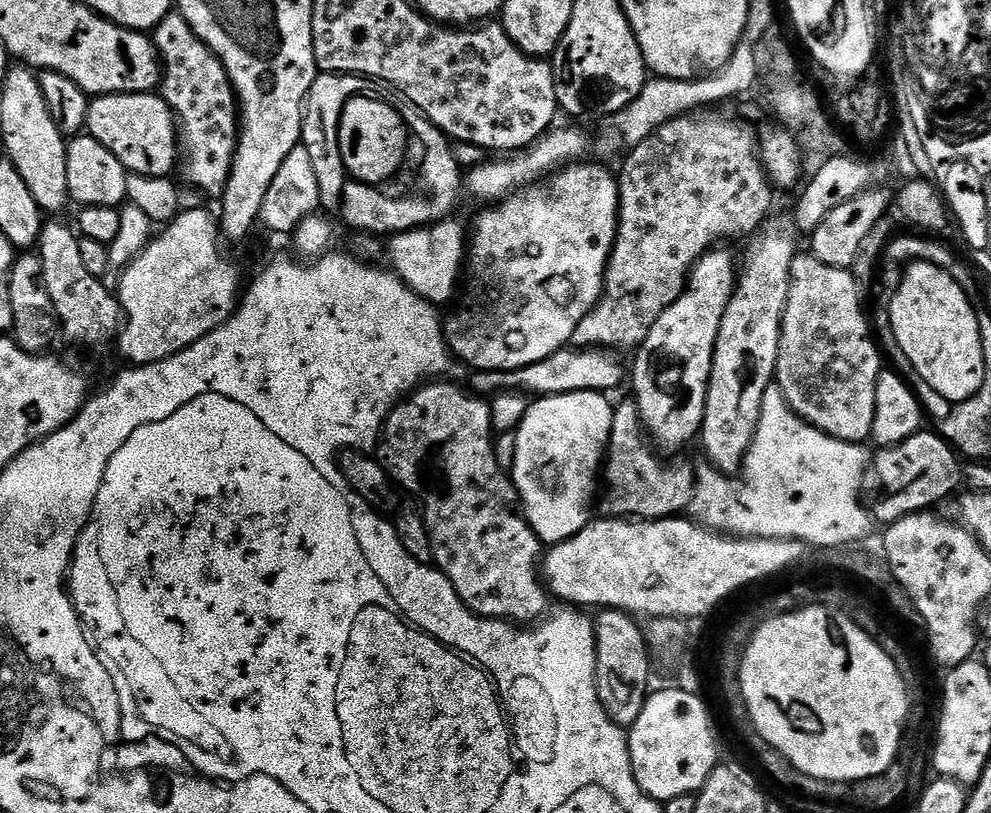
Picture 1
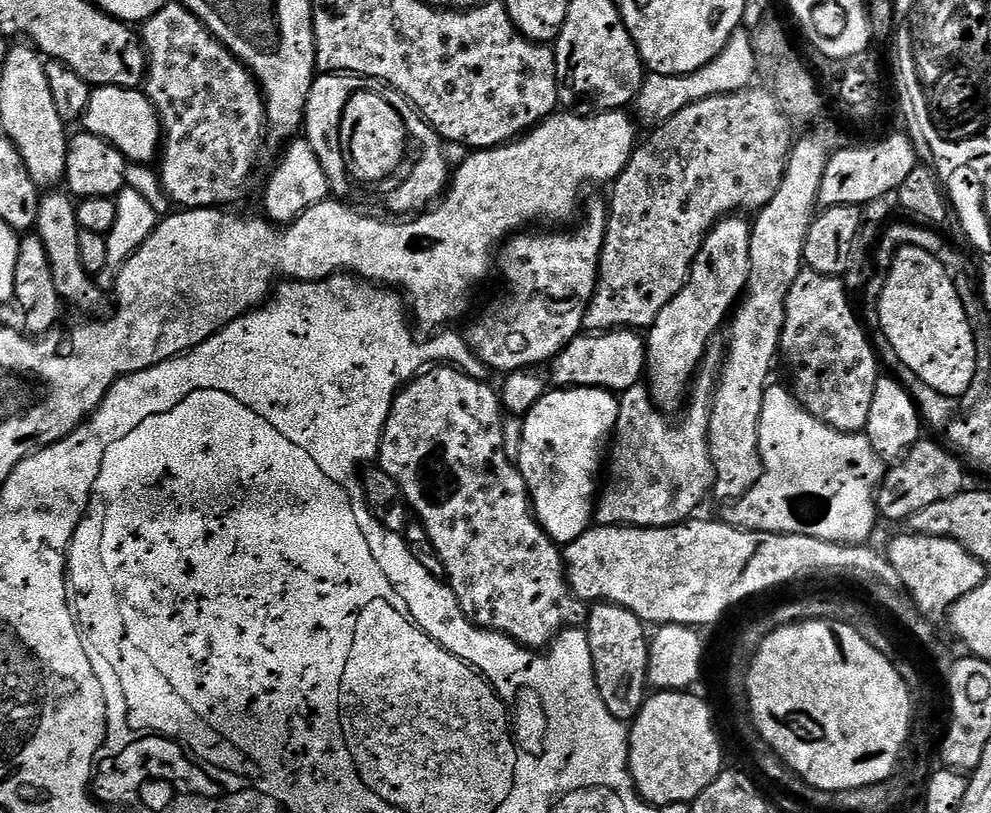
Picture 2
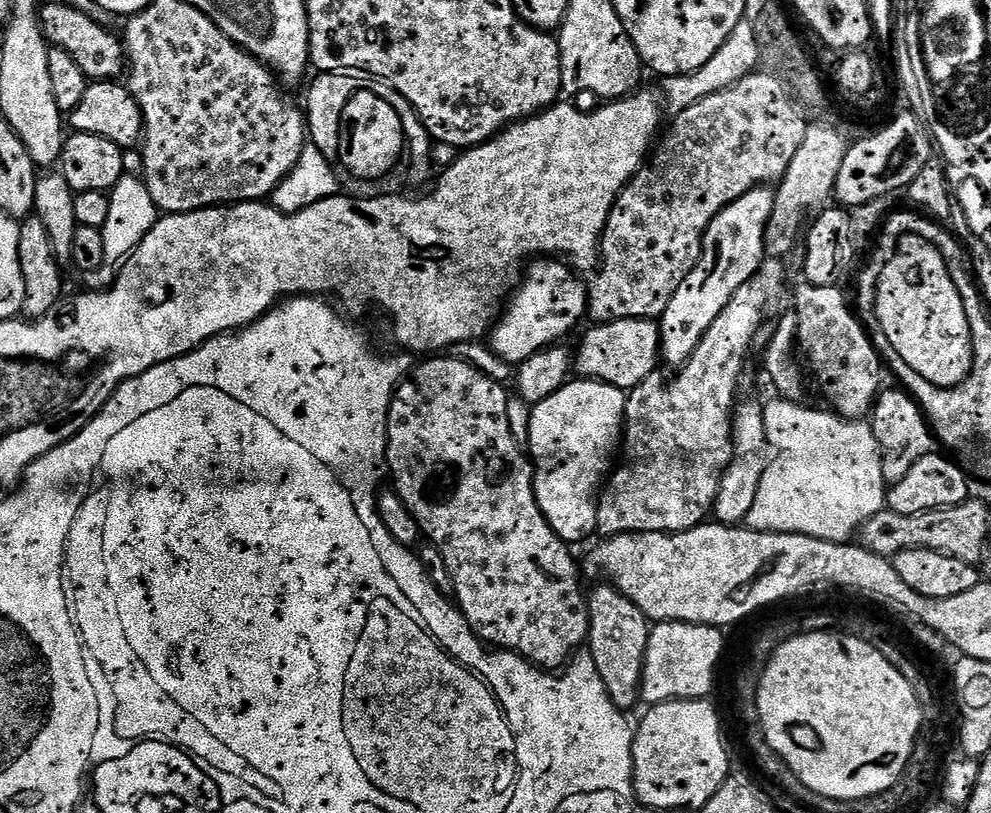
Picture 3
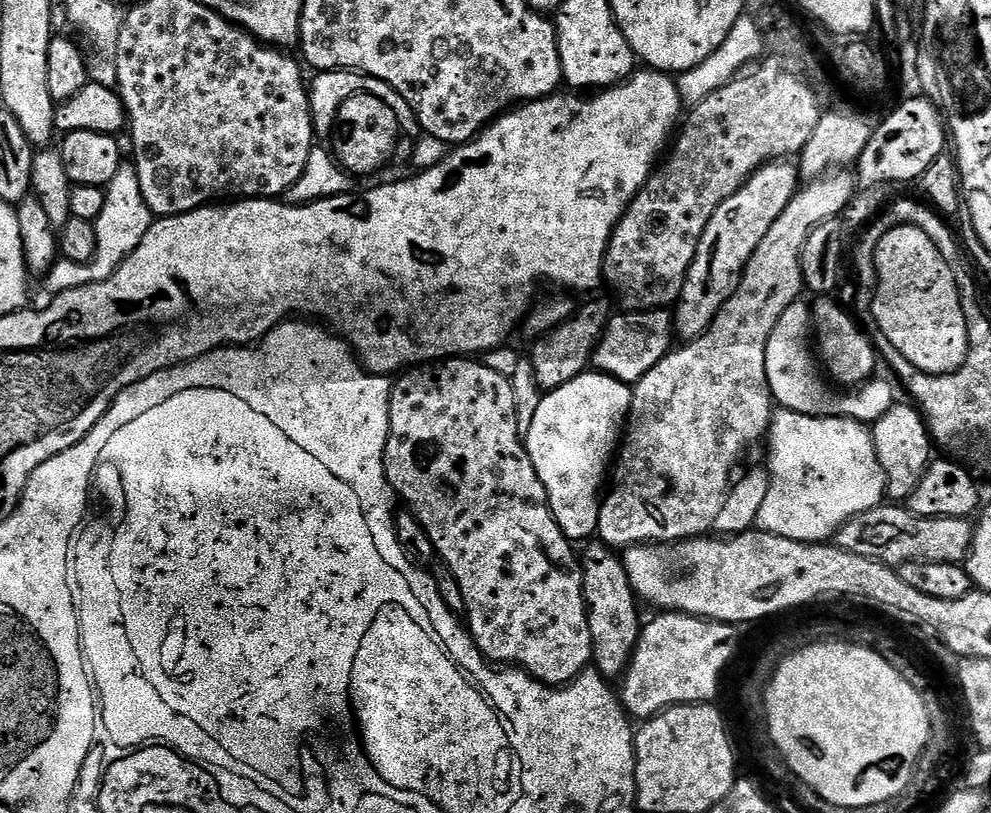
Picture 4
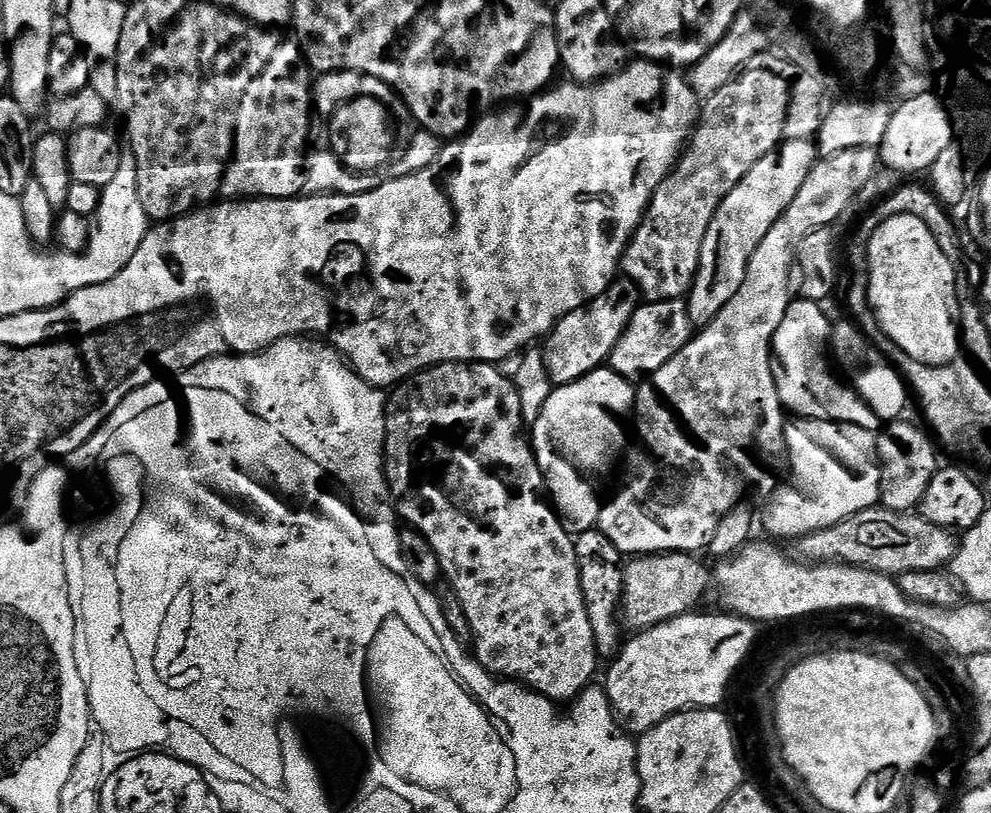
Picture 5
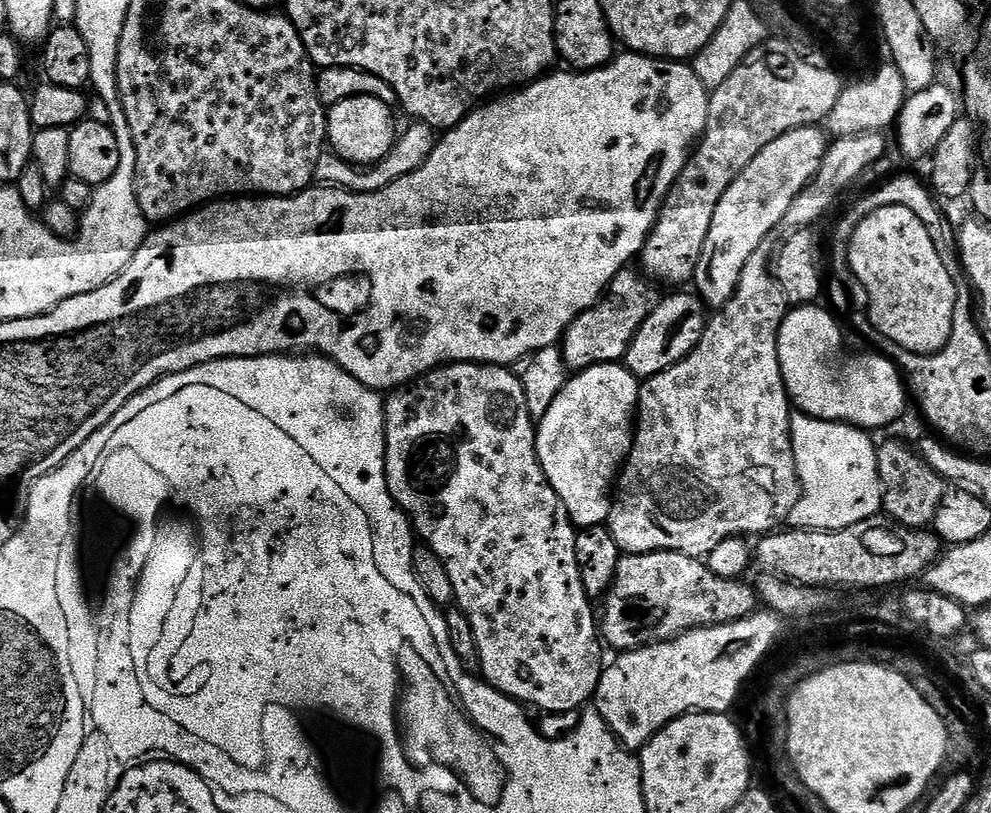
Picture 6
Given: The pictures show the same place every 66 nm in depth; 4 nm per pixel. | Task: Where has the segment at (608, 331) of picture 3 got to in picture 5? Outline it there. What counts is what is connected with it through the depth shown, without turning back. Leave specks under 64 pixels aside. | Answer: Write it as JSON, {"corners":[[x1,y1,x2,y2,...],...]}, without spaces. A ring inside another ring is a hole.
{"corners":[[683,299,641,303,612,350,610,367,627,380,635,381,636,376,647,378,666,366,666,362,670,362,670,358,674,358,674,354,678,354,682,346,692,341,693,335,694,325]]}

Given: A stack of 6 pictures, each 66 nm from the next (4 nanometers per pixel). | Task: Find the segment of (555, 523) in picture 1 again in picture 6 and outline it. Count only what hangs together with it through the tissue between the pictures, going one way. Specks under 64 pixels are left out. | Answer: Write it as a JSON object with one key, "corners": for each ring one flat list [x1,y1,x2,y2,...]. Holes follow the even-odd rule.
{"corners":[[623,363,599,364,593,368,586,369,585,372,575,373,575,375,569,379,568,383,564,385,563,390,558,394,558,398,554,398,550,410,546,410,546,414,538,421,538,427,536,429,536,453,538,454,540,465,544,471,544,477,550,482,554,494,558,494,560,505,564,507,568,519,572,521,577,529,599,528,607,521,608,516,612,512,614,485,617,483,618,473,623,469,624,461,627,460,630,450,632,449,634,421,640,402,640,386,641,381,632,373,632,371,625,368]]}

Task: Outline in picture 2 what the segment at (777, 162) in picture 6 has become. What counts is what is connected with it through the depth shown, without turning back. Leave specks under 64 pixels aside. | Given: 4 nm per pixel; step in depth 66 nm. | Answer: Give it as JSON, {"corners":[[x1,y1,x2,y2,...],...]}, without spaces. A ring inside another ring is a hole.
{"corners":[[724,218,712,227,688,271,684,288,666,305,662,314,658,314,651,328,647,329,646,383,652,401,665,414,679,413,689,403,694,381,713,343,712,335,723,324,725,327,730,313,737,307,748,287,752,225,747,219,736,219,740,218]]}

